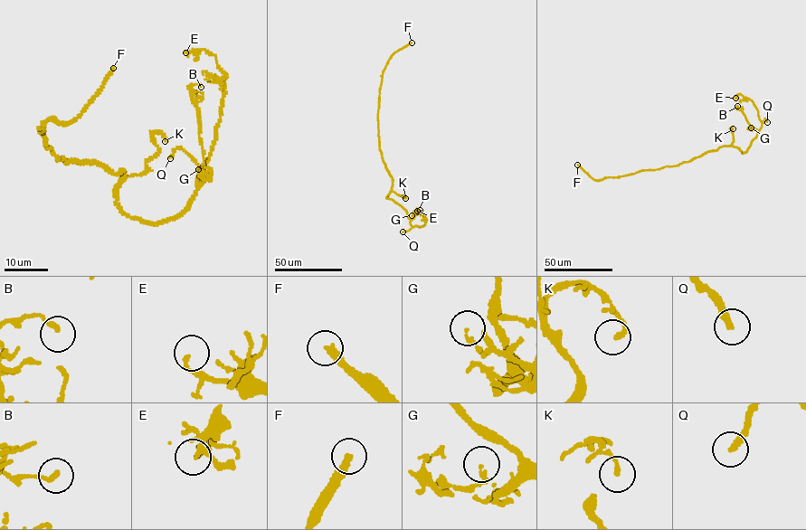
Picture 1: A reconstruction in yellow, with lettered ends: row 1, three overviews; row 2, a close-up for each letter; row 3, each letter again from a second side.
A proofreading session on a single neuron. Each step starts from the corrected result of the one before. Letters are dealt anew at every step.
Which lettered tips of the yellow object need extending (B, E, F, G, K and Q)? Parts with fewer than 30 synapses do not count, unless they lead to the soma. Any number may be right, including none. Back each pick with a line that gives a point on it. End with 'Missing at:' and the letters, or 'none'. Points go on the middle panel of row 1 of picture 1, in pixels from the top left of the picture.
F: at (412, 42)
Q: at (402, 231)
Missing at: F, Q

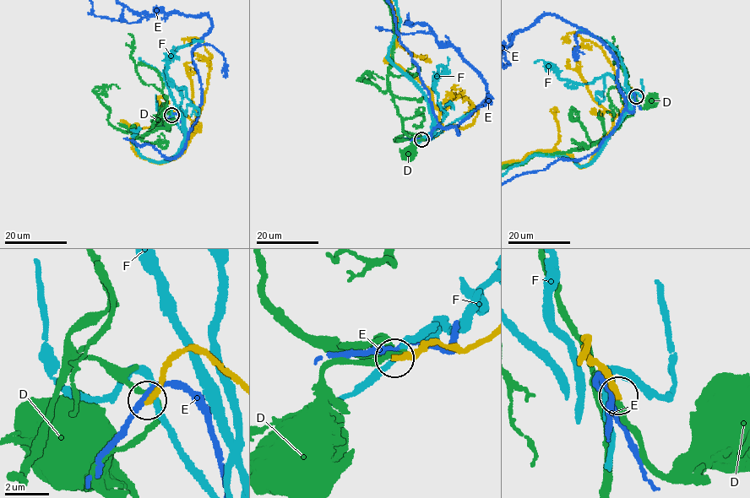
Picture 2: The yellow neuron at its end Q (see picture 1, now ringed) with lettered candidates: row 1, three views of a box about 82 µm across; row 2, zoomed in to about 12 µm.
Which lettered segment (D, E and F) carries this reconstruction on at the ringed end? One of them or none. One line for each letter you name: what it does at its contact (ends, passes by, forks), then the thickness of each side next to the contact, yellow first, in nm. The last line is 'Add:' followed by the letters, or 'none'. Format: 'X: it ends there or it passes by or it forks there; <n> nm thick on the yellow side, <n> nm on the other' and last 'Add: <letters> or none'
Add: none

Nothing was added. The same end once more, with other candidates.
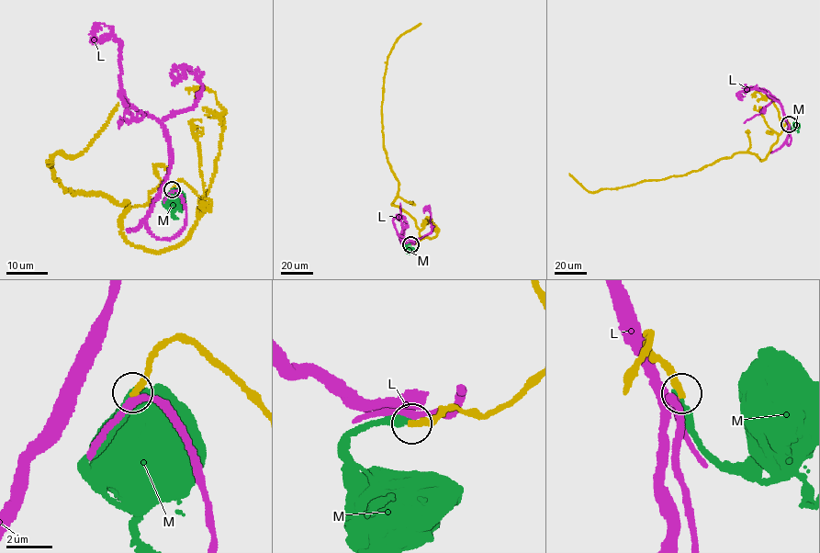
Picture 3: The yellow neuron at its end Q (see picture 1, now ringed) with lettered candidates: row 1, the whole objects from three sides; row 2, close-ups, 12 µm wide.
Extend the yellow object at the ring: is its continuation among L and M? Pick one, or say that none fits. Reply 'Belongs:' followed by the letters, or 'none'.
Belongs: M

